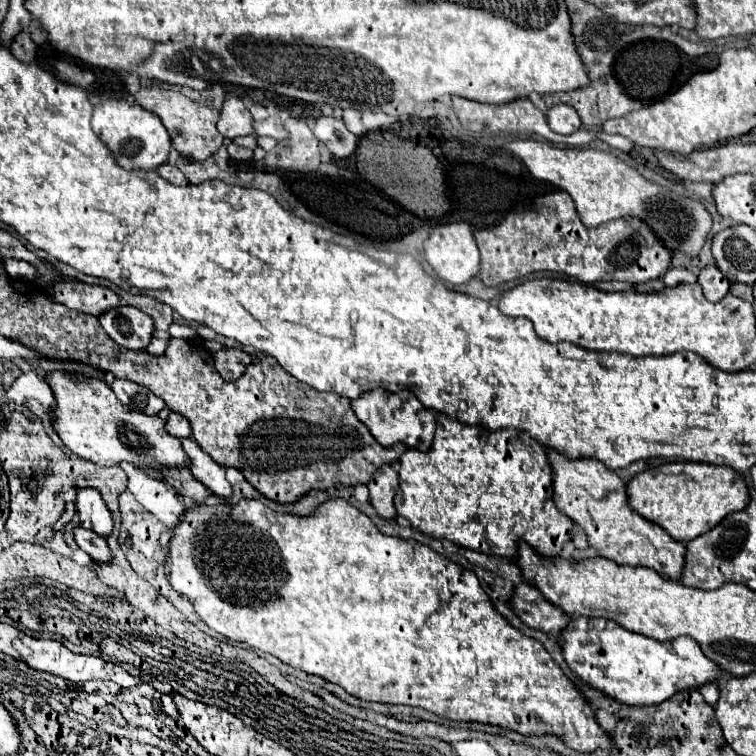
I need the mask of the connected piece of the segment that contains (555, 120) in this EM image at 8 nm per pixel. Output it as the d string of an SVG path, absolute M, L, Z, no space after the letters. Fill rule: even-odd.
M553 105L551 109L547 109L547 123L555 133L561 135L569 135L575 133L581 127L581 119L575 113L575 109L571 109L569 105Z

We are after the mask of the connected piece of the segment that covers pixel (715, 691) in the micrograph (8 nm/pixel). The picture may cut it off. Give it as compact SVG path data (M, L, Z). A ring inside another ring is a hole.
M705 683L705 685L699 687L699 693L703 695L703 699L707 703L715 705L717 699L719 699L719 685L717 683Z

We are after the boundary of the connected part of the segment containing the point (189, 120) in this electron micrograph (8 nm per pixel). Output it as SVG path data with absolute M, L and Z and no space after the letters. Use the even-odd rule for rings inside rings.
M157 85L139 89L135 93L135 101L143 109L159 115L159 119L163 121L163 125L167 127L167 131L171 135L173 147L177 151L181 151L187 159L203 161L203 159L211 157L223 145L223 135L215 127L217 119L219 119L219 111L215 111L211 107L205 107L205 105L199 105L199 103L187 99L185 95L177 93L177 91L167 91L167 89L161 89Z

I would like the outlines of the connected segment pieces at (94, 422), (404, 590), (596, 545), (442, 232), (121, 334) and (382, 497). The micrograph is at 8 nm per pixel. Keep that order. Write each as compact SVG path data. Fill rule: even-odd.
M53 371L47 375L47 383L55 395L55 407L51 411L53 429L81 459L97 465L117 465L121 461L129 461L145 469L179 467L189 463L179 439L165 431L163 419L135 413L115 397L105 381L85 377L83 373Z
M239 499L237 503L227 505L195 505L193 509L185 511L181 521L171 529L169 539L169 581L171 587L189 597L197 615L205 625L215 629L217 633L225 635L227 639L247 643L253 649L261 649L265 653L275 655L283 663L319 675L327 681L341 685L347 693L365 699L365 701L381 701L393 705L411 705L427 709L439 717L453 719L453 721L479 721L489 725L507 727L513 731L529 735L545 735L555 733L559 735L571 749L575 751L595 751L597 747L609 749L611 741L607 733L599 727L593 709L585 703L583 695L573 687L573 683L565 677L565 673L555 665L543 645L507 623L507 619L493 609L487 593L481 589L479 579L473 571L459 567L451 559L435 553L427 545L417 543L415 539L401 539L389 537L379 533L371 519L361 513L357 507L347 503L345 499L329 499L319 505L311 515L293 515L293 513L279 513L269 509L257 499Z
M545 449L553 471L553 503L555 507L571 517L571 521L587 533L589 547L593 547L601 557L613 559L619 565L629 567L649 567L673 581L683 577L685 567L685 545L669 537L659 525L649 523L639 517L627 505L625 483L597 459L579 457L567 459L557 449Z
M467 221L437 225L425 241L425 259L433 267L433 271L439 275L439 279L443 279L445 283L451 283L451 285L467 283L479 271L479 249L475 245L471 225Z
M119 305L99 315L105 333L125 349L145 349L153 335L153 321L137 307Z
M383 465L375 471L371 481L367 483L371 491L371 505L383 519L393 519L395 507L393 507L393 497L397 491L397 471L391 465Z

